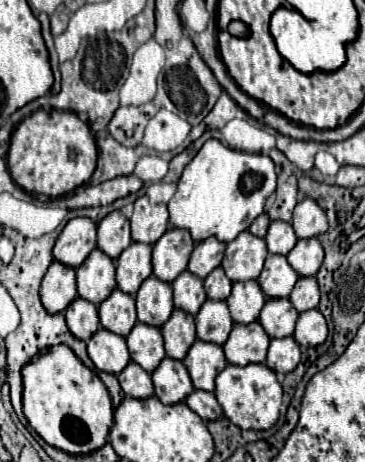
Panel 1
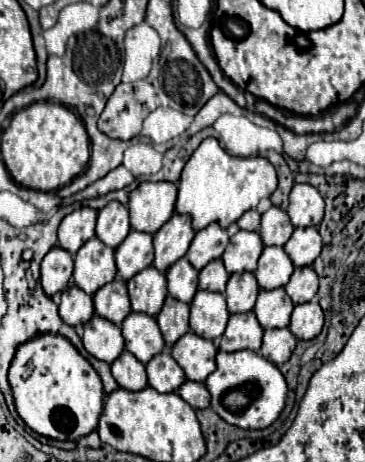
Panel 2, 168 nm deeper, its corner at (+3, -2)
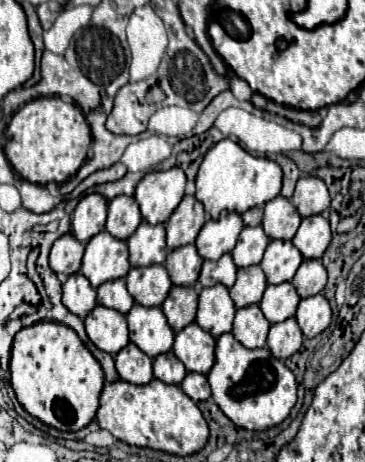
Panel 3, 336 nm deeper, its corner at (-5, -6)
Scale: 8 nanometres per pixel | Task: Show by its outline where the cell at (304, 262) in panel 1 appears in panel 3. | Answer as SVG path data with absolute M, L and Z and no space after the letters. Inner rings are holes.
M312 215L302 219L298 233L294 235L292 243L302 253L304 259L320 259L328 249L332 239L328 219L324 215Z

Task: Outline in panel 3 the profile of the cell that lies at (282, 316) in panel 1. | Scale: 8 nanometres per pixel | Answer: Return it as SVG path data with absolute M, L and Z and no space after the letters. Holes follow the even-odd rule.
M280 283L266 287L264 297L260 301L260 309L270 323L280 323L296 315L298 303L300 297L292 287L292 283Z

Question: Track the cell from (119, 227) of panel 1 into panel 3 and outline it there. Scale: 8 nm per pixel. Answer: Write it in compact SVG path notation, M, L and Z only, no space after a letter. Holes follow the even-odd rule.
M118 195L108 203L106 231L120 241L126 241L142 223L142 215L134 197Z

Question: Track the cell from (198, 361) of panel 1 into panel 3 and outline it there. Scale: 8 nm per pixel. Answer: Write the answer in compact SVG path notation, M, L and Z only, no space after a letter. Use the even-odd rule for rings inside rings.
M196 323L184 327L176 333L174 339L174 355L184 363L186 371L208 375L212 363L216 363L216 339L200 329Z

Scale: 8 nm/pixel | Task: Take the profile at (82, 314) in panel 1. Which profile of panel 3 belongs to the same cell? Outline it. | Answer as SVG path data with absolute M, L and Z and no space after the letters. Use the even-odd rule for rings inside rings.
M74 273L64 281L62 303L68 311L78 315L80 319L86 319L88 311L92 311L92 307L98 305L96 291L88 283L88 279L84 279L84 275L80 275L80 273Z

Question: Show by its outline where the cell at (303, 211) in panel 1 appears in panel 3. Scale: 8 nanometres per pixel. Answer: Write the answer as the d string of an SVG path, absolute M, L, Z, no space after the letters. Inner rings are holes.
M302 177L296 183L296 191L290 199L302 217L322 215L330 207L330 195L322 179Z

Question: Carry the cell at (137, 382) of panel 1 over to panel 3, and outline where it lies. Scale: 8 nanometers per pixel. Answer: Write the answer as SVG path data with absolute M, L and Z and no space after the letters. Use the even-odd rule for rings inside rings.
M128 343L116 357L116 369L120 379L132 385L148 385L152 381L152 359L142 353L134 343Z

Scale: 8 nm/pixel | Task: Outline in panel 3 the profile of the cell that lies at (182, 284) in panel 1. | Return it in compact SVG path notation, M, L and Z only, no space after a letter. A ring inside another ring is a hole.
M184 245L174 249L166 257L166 269L174 285L178 287L196 287L200 277L202 257L198 255L194 245Z

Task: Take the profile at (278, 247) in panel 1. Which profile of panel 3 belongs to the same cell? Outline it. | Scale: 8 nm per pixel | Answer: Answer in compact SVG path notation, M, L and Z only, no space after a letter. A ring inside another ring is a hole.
M278 195L276 199L264 205L262 227L270 239L290 241L296 235L300 223L302 223L302 217L298 215L296 207L282 195Z

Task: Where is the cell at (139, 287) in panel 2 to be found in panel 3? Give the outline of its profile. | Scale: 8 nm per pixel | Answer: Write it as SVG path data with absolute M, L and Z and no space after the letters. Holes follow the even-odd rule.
M164 265L134 267L126 275L126 283L134 301L144 307L160 307L172 289L172 281Z

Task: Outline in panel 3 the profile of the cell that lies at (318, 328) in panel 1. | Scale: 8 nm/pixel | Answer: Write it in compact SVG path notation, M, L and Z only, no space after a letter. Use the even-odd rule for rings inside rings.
M314 295L308 299L302 299L296 311L296 321L304 333L304 337L316 337L320 335L332 321L332 311L322 295Z

